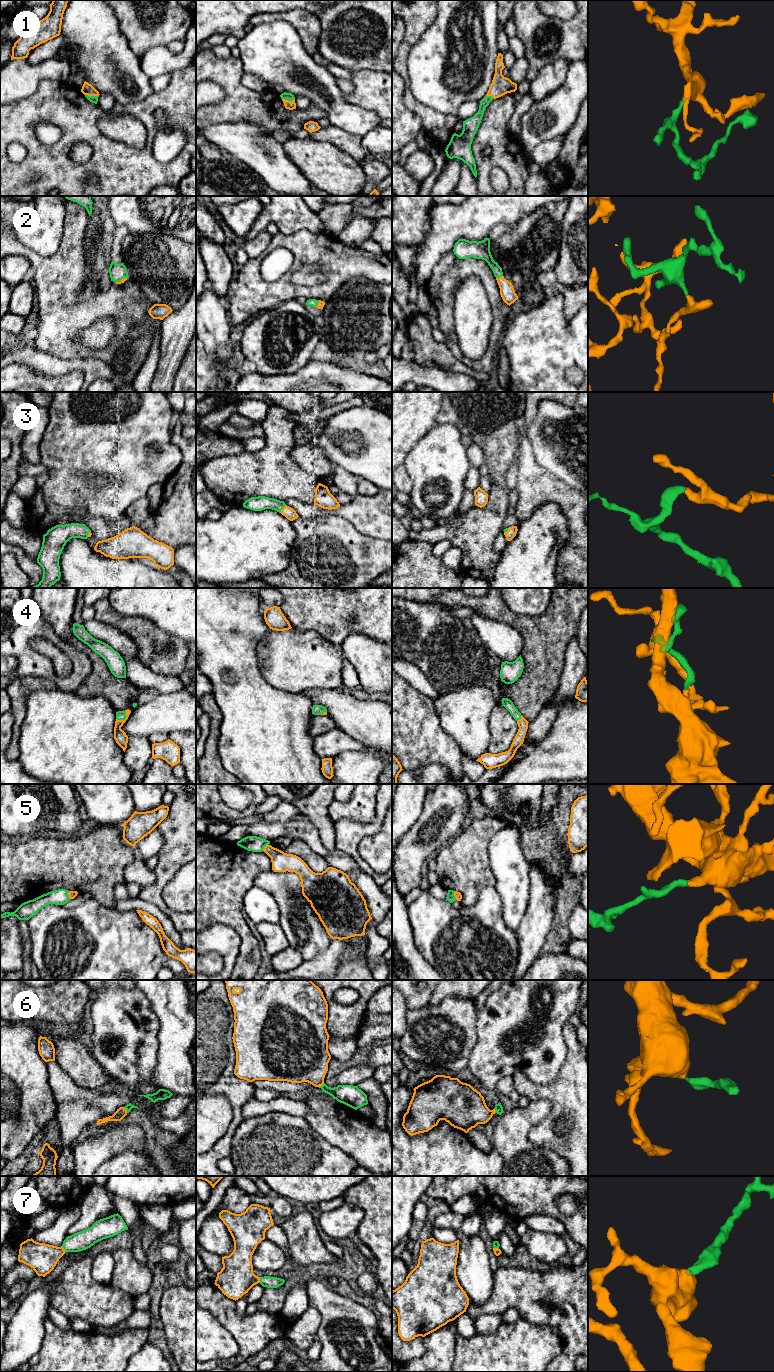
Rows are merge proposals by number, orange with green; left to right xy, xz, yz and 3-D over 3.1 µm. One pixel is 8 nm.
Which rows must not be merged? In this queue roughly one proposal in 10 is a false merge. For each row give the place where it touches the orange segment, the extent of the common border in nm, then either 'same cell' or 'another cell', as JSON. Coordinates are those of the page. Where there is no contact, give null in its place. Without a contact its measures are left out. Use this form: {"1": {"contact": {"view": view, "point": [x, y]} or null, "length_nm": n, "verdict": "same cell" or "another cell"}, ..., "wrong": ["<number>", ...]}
{"1": {"contact": {"view": "xy", "point": [92, 95]}, "length_nm": 110, "verdict": "same cell"}, "2": {"contact": {"view": "yz", "point": [500, 277]}, "length_nm": 60, "verdict": "same cell"}, "3": {"contact": {"view": "xz", "point": [283, 508]}, "length_nm": 90, "verdict": "same cell"}, "4": {"contact": {"view": "xy", "point": [123, 720]}, "length_nm": 110, "verdict": "same cell"}, "5": {"contact": {"view": "xz", "point": [264, 847]}, "length_nm": 80, "verdict": "same cell"}, "6": {"contact": {"view": "xy", "point": [126, 1110]}, "length_nm": 50, "verdict": "same cell"}, "7": {"contact": {"view": "xy", "point": [63, 1249]}, "length_nm": 60, "verdict": "same cell"}, "wrong": []}

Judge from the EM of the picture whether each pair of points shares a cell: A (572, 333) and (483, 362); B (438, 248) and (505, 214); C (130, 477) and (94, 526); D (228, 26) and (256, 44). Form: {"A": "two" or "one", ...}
{"A": "two", "B": "one", "C": "two", "D": "two"}

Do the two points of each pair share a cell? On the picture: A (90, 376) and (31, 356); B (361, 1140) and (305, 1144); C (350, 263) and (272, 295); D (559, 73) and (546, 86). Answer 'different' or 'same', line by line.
A: same
B: different
C: same
D: same

